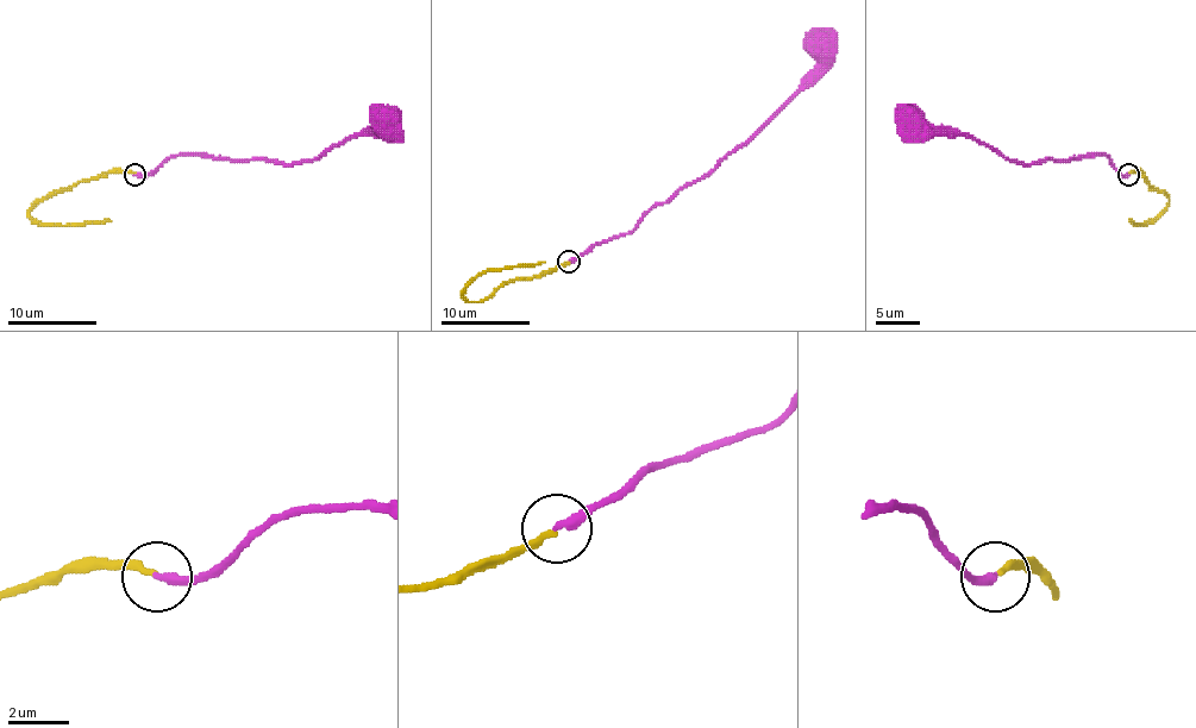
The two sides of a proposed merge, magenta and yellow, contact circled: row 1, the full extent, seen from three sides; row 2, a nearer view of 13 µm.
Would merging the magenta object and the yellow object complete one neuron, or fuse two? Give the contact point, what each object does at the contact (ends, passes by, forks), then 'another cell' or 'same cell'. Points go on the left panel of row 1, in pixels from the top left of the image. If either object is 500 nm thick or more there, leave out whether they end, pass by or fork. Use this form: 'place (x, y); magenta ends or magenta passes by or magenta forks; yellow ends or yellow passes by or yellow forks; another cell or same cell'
place (135, 174); magenta ends; yellow ends; same cell

